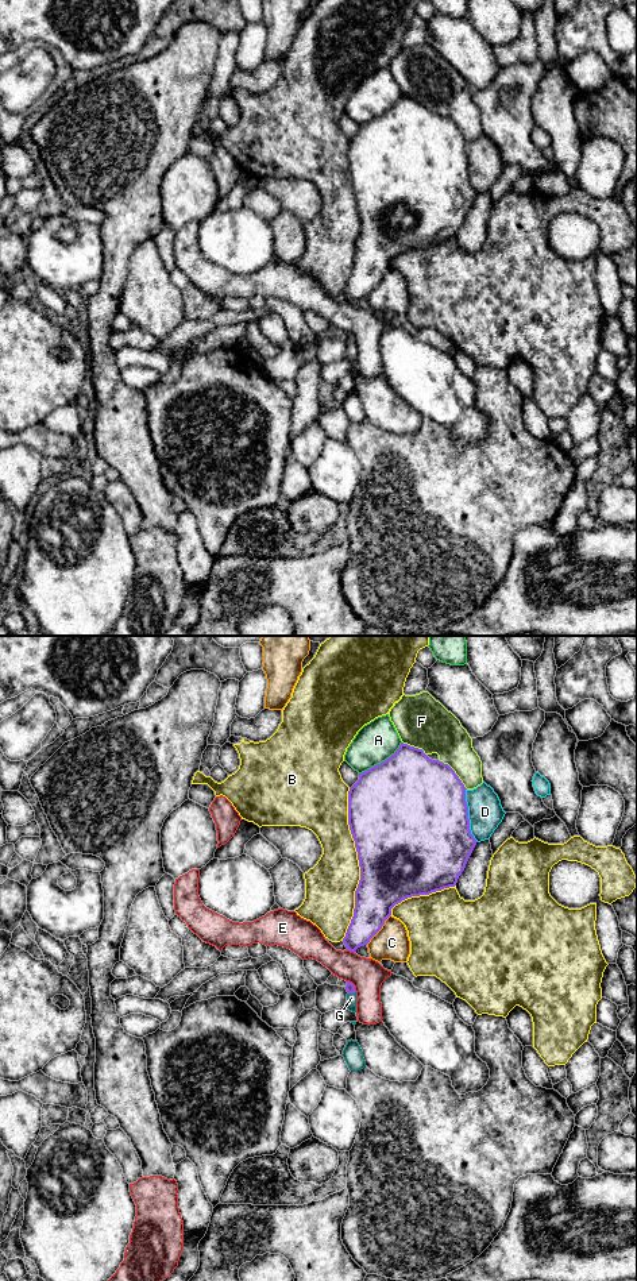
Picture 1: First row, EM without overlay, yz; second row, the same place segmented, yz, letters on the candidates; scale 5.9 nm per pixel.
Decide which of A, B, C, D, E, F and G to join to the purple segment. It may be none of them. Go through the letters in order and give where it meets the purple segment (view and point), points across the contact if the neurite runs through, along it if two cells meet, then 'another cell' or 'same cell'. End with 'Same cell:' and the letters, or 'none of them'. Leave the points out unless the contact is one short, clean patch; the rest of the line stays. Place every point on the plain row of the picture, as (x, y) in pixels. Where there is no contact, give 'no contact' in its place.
A: meets purple in yz at (382, 114); another cell
B: meets purple in yz at (359, 216); another cell
C: meets purple in yz at (381, 280); another cell
D: meets purple in yz at (467, 168); another cell
E: meets purple in yz at (351, 303); another cell
F: meets purple in yz at (456, 127); another cell
G: meets purple in yz at (351, 344); runs through yz (350, 339), (351, 344), (351, 350); same cell
Same cell: G

